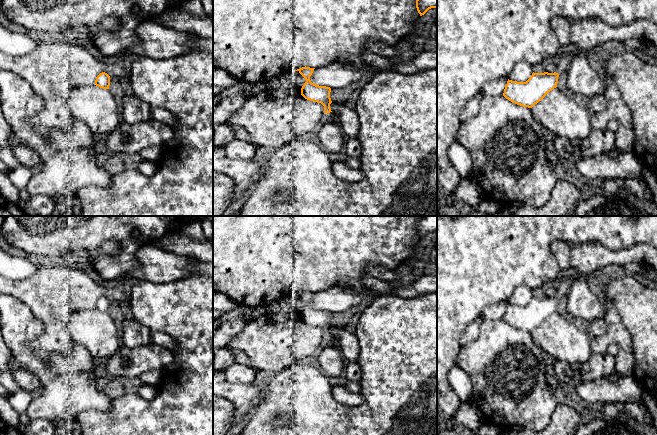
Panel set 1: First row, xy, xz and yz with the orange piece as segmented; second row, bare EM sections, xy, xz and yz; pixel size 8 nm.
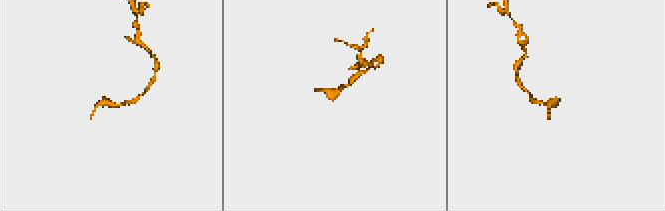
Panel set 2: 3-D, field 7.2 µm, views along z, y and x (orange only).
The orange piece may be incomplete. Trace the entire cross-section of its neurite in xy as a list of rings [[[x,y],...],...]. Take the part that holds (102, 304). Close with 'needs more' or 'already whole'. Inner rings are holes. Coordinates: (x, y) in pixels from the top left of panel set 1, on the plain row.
[[[105,296],[100,297],[96,301],[95,309],[100,311],[100,312],[103,312],[103,313],[109,313],[110,300],[107,297],[105,297]]]; already whole

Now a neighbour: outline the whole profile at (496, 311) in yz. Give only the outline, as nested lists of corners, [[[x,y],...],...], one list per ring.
[[[501,301],[501,302],[489,305],[481,313],[481,319],[488,319],[488,320],[503,319],[507,305],[508,305],[508,302],[505,302],[505,301]]]

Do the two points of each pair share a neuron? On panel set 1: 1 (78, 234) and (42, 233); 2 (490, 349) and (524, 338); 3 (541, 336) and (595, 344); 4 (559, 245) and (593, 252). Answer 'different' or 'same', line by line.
1: same
2: same
3: different
4: different

